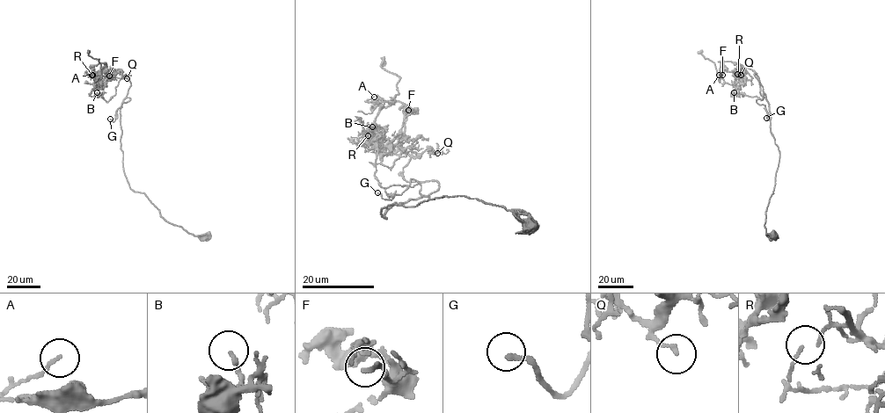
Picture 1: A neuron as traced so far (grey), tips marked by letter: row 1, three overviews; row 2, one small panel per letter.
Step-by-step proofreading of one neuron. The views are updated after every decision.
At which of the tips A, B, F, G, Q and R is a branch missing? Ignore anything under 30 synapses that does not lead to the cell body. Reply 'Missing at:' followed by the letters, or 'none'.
Missing at: G

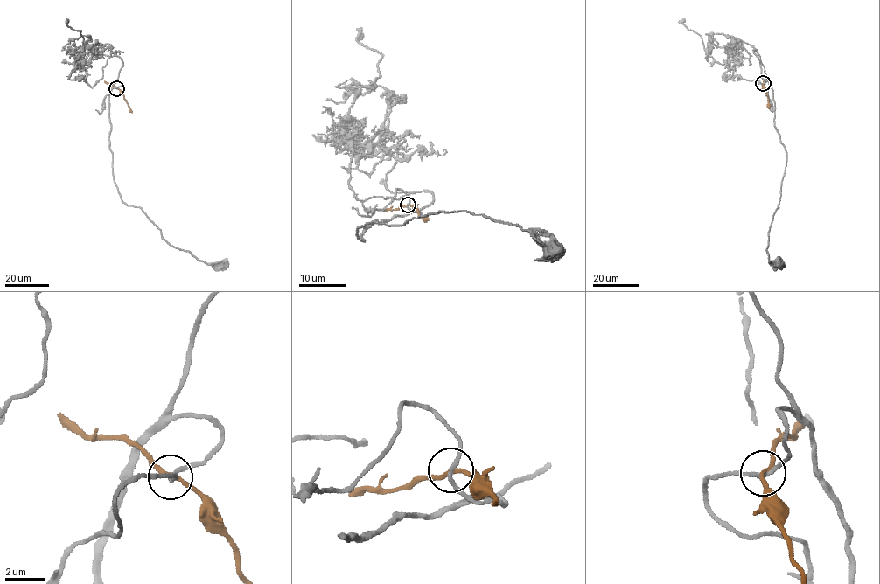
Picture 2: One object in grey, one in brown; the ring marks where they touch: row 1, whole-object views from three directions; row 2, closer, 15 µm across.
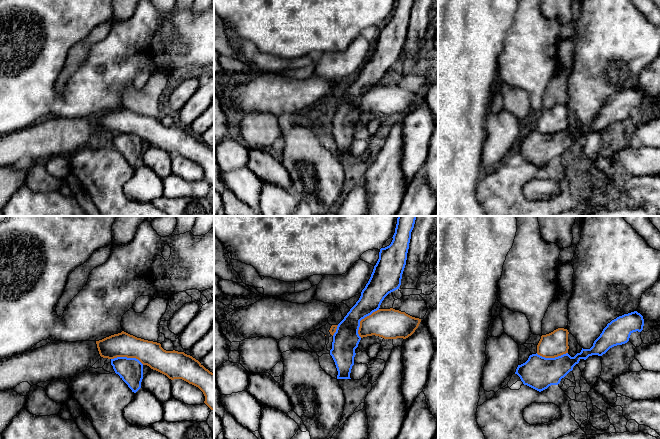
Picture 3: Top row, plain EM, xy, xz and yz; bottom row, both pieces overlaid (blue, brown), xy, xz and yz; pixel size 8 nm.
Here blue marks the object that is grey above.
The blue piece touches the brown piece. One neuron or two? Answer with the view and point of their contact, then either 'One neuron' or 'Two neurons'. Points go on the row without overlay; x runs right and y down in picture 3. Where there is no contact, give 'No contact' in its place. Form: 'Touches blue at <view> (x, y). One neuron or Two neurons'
Touches blue at xz (361, 95). Two neurons

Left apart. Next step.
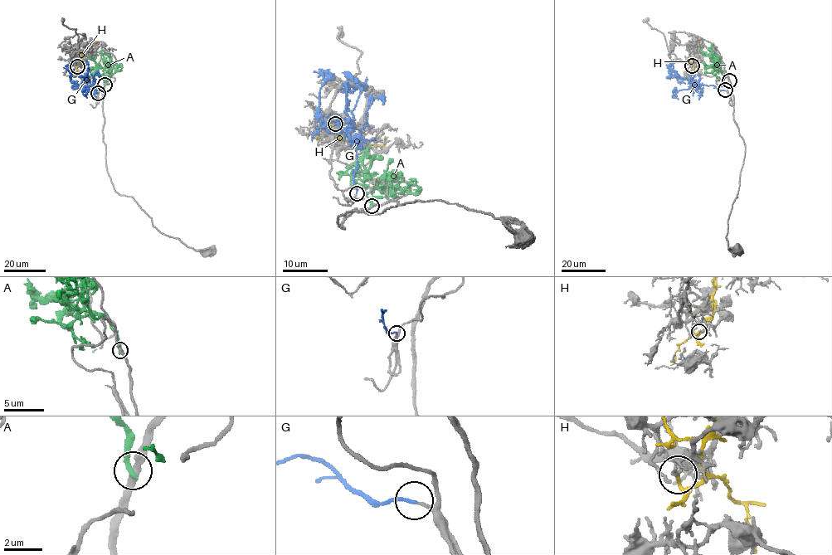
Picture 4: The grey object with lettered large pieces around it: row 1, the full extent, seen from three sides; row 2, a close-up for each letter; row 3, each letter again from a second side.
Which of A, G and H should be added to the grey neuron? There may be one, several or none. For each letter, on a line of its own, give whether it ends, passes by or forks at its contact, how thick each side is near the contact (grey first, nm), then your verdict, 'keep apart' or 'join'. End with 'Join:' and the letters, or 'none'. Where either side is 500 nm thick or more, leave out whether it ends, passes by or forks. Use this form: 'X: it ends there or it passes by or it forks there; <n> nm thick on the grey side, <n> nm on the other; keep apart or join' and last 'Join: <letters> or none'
A: it ends there; 320 nm thick on the grey side, 320 nm on the other; keep apart
G: it ends there; 140 nm thick on the grey side, 150 nm on the other; join
H: it ends there; 180 nm thick on the grey side, 180 nm on the other; keep apart
Join: G

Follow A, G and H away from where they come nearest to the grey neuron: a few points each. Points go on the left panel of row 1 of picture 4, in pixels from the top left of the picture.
A: (104, 85), (101, 76), (110, 76), (114, 70), (112, 65), (104, 65), (99, 52), (107, 55)
G: (98, 93), (88, 81), (84, 86), (76, 88), (70, 77), (69, 65), (65, 66)
H: (77, 66), (81, 53), (90, 49), (97, 41)

